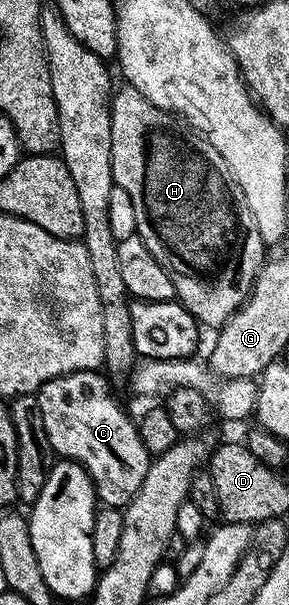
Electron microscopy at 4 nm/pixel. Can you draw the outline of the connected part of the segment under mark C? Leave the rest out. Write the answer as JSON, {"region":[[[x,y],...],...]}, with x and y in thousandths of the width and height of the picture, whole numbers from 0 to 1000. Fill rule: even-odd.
{"region":[[[273,612],[253,618],[218,618],[145,635],[125,660],[145,674],[145,701],[159,707],[159,721],[173,727],[183,745],[211,759],[263,764],[315,787],[336,825],[356,835],[426,840],[467,820],[478,807],[491,807],[491,793],[505,793],[519,752],[491,734],[474,699],[460,693],[453,698],[439,681],[401,666],[401,658],[388,653],[370,630],[377,631],[377,626],[356,617],[325,612]]]}

